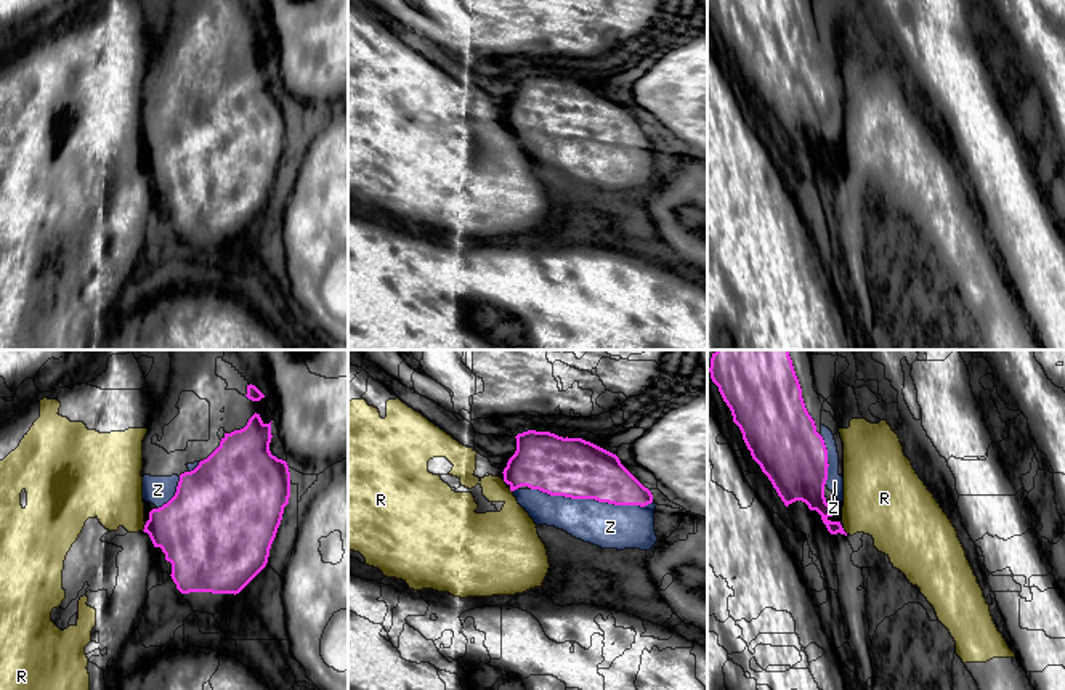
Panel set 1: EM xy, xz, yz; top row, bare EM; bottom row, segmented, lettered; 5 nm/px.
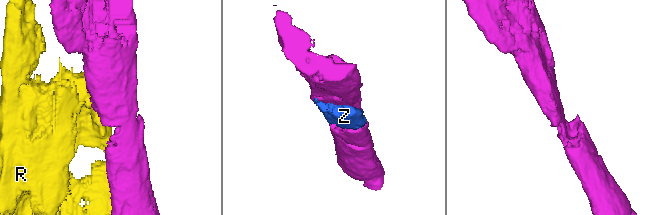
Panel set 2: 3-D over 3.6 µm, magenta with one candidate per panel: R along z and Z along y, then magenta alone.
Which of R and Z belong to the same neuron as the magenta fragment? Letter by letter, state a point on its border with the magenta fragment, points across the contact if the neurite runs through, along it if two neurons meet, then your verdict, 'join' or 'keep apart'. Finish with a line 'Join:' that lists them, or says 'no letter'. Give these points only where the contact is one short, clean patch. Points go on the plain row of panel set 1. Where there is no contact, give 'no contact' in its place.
R: xy (145, 167) | keep apart
Z: xz (592, 138) | join
Join: Z

